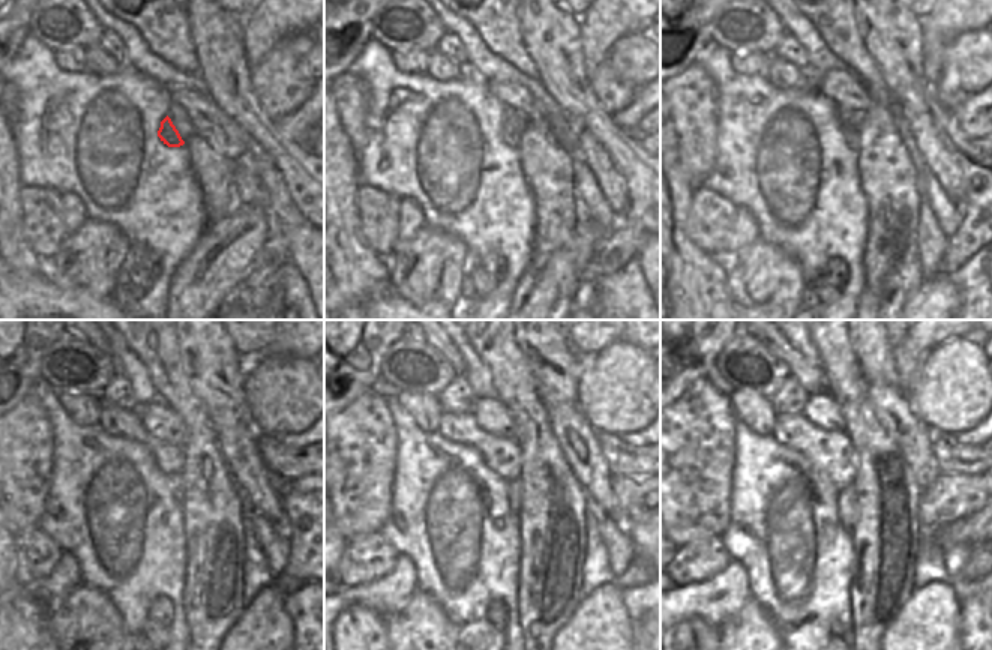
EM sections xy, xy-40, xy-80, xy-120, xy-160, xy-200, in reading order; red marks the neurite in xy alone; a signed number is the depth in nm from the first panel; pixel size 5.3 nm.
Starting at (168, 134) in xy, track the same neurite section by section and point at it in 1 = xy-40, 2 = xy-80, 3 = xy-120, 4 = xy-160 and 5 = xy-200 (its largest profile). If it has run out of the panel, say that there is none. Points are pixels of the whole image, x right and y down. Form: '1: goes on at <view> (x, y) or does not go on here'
1: goes on at xy-40 (509, 135)
2: goes on at xy-80 (851, 137)
3: goes on at xy-120 (176, 484)
4: goes on at xy-160 (514, 487)
5: goes on at xy-200 (847, 497)

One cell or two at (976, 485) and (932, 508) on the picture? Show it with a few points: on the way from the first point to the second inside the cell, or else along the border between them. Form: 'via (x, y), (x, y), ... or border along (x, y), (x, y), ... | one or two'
via (965, 493), (943, 502) | one

